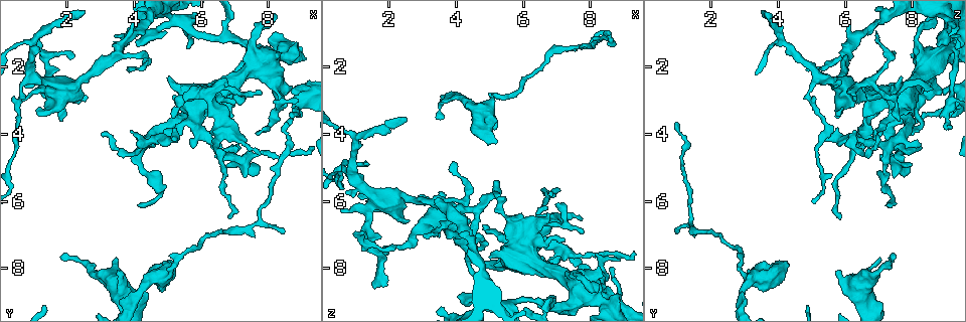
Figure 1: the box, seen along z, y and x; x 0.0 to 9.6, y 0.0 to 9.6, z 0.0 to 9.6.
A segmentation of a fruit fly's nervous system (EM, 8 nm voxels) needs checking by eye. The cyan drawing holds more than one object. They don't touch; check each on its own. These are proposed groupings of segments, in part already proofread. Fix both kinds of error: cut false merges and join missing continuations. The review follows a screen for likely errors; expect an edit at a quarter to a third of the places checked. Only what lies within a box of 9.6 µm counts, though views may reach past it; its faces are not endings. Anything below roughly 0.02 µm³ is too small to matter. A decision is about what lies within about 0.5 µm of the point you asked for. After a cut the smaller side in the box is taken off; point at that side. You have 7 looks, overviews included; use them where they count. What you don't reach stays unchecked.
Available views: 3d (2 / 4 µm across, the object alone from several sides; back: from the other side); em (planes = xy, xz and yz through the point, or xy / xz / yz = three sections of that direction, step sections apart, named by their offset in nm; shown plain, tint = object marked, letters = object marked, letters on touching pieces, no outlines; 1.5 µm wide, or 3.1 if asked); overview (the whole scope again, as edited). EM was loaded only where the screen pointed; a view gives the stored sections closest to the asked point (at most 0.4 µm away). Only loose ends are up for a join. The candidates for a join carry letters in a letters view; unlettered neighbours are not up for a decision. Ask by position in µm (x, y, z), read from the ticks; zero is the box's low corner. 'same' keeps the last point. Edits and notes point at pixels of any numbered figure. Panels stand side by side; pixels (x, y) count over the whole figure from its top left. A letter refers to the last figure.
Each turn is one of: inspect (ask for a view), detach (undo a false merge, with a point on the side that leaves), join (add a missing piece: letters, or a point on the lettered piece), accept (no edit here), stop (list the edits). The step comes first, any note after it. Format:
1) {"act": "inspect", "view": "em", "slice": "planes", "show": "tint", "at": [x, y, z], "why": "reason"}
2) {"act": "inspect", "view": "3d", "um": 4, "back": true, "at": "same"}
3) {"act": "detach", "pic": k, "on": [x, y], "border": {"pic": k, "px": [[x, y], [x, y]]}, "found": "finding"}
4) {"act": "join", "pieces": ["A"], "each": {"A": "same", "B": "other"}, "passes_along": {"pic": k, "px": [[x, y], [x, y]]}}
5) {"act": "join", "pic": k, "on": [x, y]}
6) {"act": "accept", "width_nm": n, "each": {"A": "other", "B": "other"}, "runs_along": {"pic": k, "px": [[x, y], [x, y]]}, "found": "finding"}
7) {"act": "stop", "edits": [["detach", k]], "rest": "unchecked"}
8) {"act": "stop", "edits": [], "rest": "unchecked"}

{"act": "inspect", "view": "3d", "um": 2, "at": [8.45, 6.85, 0.95], "why": "an open end"}

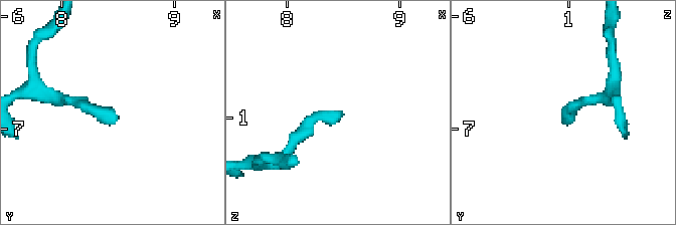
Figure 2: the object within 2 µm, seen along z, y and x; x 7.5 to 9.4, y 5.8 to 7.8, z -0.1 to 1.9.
{"act": "inspect", "view": "em", "slice": "planes", "show": "plain", "at": [8.46, 6.84, 0.94], "why": "shape alone is not enough"}

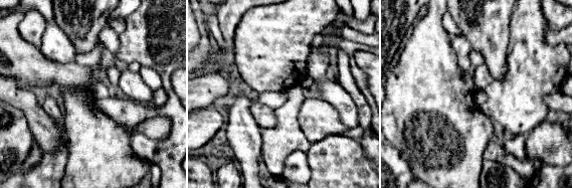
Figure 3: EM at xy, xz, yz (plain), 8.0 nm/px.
{"act": "inspect", "view": "em", "slice": "planes", "show": "letters", "at": "same"}

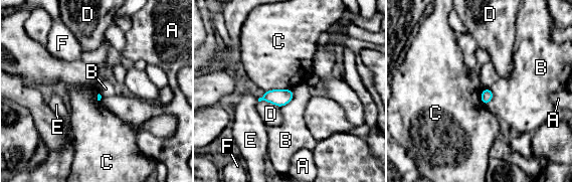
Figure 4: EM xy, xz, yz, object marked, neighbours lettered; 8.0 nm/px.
{"act": "accept", "each": {"A": "other", "B": "other", "C": "other", "D": "other", "E": "other", "F": "other"}, "found": "none of them fits"}

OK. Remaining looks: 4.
{"act": "inspect", "view": "3d", "um": 2, "at": [3.50, 8.10, 5.70], "why": "free end"}

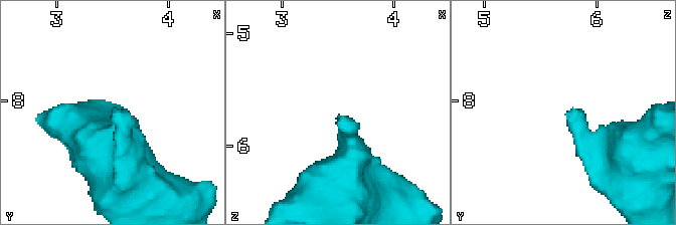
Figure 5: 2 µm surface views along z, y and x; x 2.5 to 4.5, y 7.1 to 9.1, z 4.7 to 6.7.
{"act": "inspect", "view": "em", "slice": "xz", "step": 8, "show": "tint", "at": [3.54, 8.14, 5.76], "why": "need the tissue"}

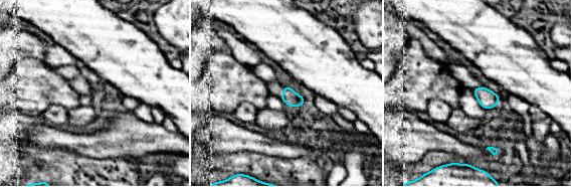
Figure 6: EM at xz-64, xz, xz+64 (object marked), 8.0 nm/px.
{"act": "inspect", "view": "em", "slice": "xy", "step": 4, "show": "letters", "at": "same"}

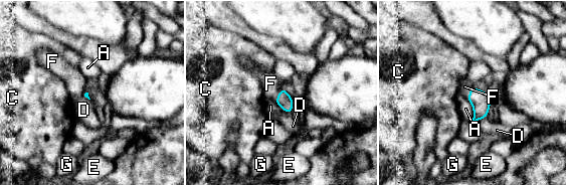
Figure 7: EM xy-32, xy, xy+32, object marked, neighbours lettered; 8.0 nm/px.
{"act": "join", "pic": 7, "on": [271, 85], "longest_contact_nm": ["A", 200], "each": {"A": "other", "C": "other", "D": "other", "E": "other", "F": "same", "G": "other"}, "found": "it goes on there"}

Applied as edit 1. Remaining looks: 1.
{"act": "stop", "edits": [["join", 7]], "rest": "unchecked"}

